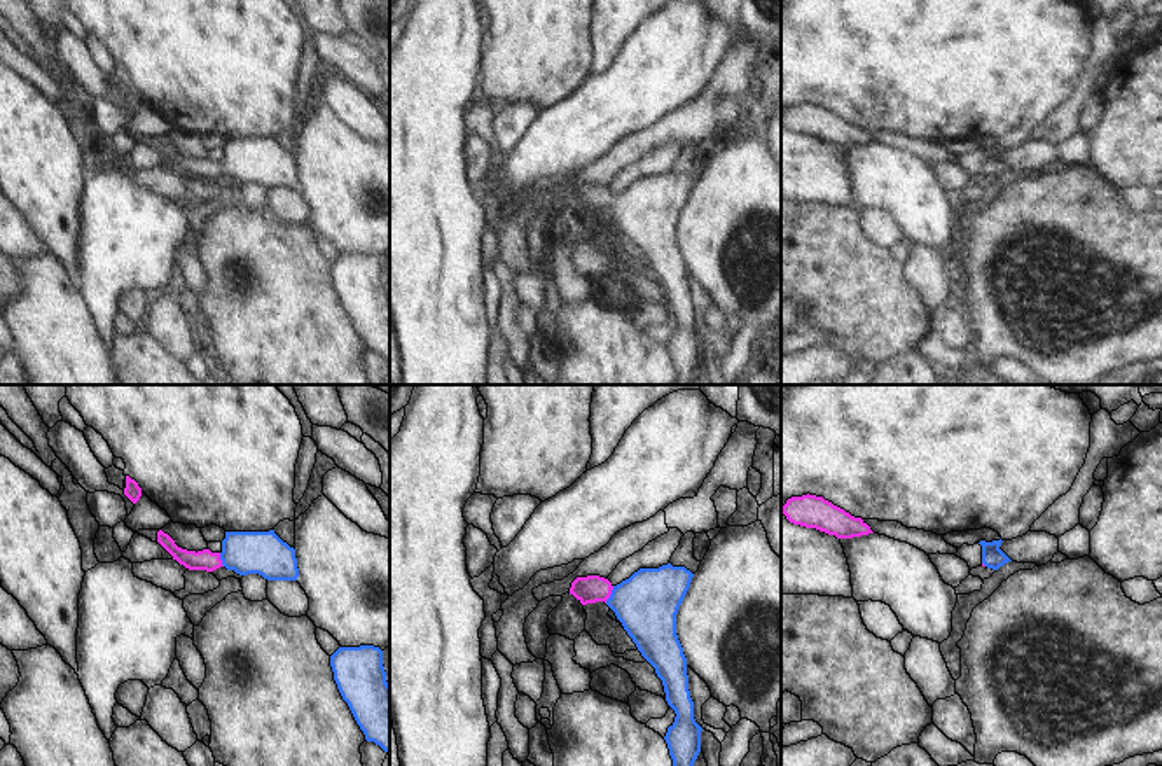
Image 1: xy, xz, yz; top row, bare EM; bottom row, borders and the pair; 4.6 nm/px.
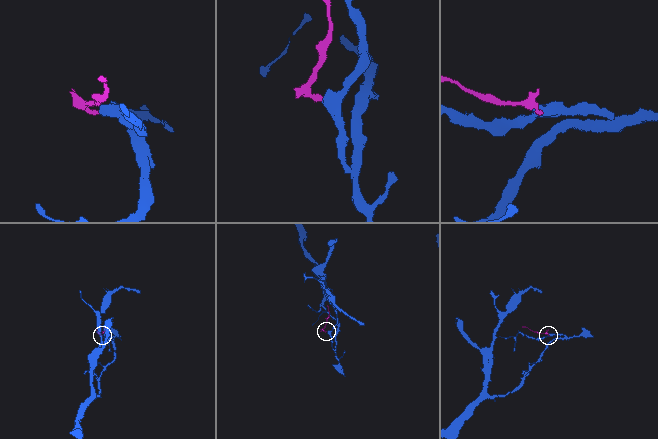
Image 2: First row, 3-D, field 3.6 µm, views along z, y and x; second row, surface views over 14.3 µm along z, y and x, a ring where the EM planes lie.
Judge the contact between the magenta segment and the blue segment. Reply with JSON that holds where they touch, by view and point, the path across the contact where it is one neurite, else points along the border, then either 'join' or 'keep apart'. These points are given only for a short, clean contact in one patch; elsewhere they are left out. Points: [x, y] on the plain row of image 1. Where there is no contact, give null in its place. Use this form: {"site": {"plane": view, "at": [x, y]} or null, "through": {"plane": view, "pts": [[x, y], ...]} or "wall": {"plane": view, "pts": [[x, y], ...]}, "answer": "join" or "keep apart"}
{"site": {"plane": "xz", "at": [610, 201]}, "through": {"plane": "xz", "pts": [[593, 196], [610, 201], [619, 207], [647, 212]]}, "answer": "join"}

